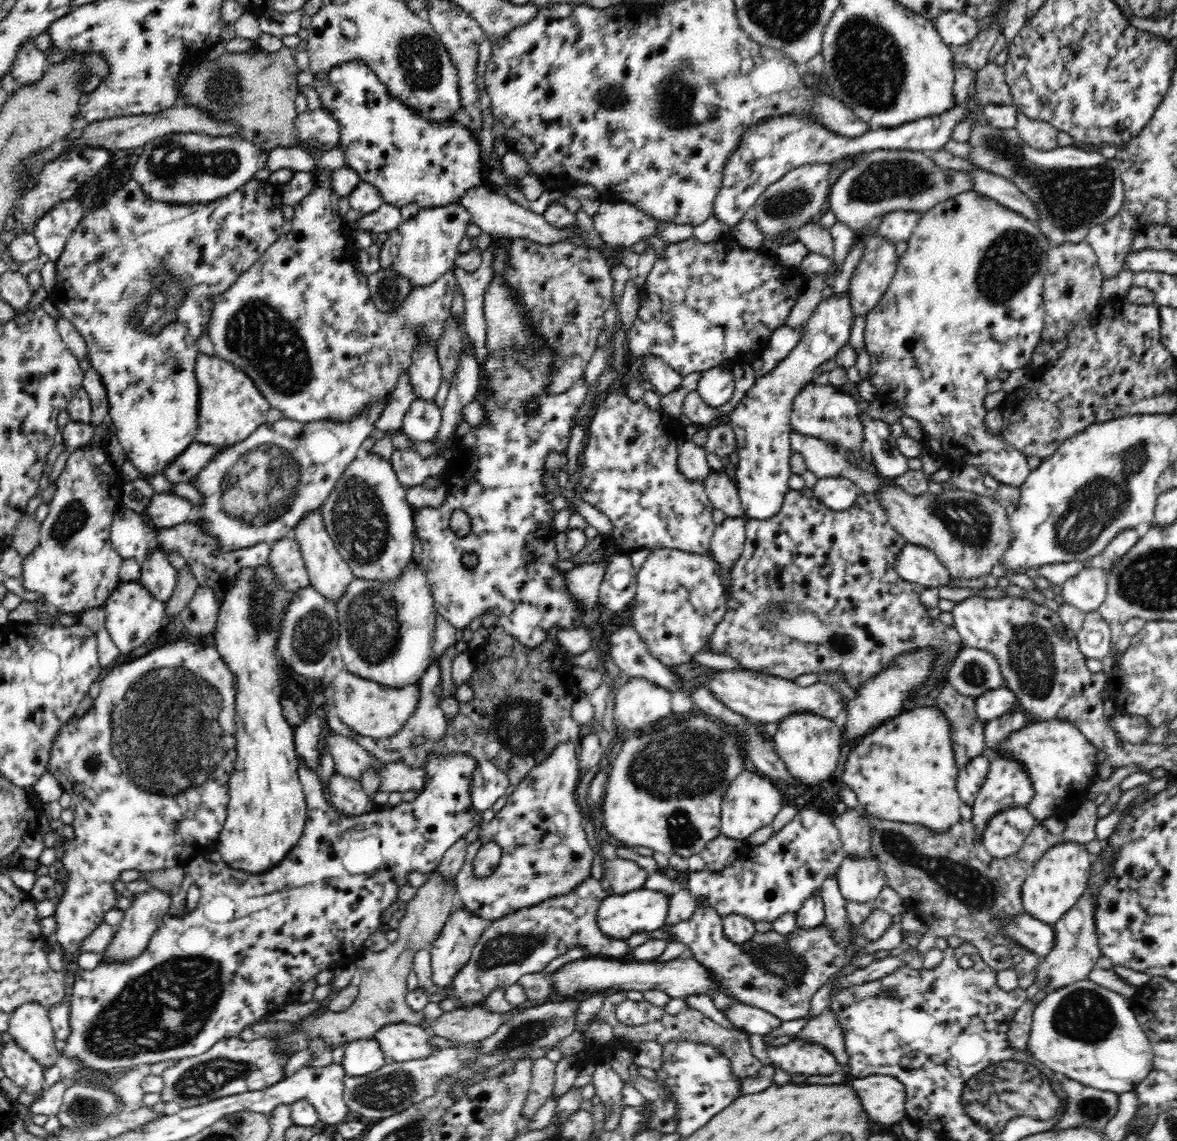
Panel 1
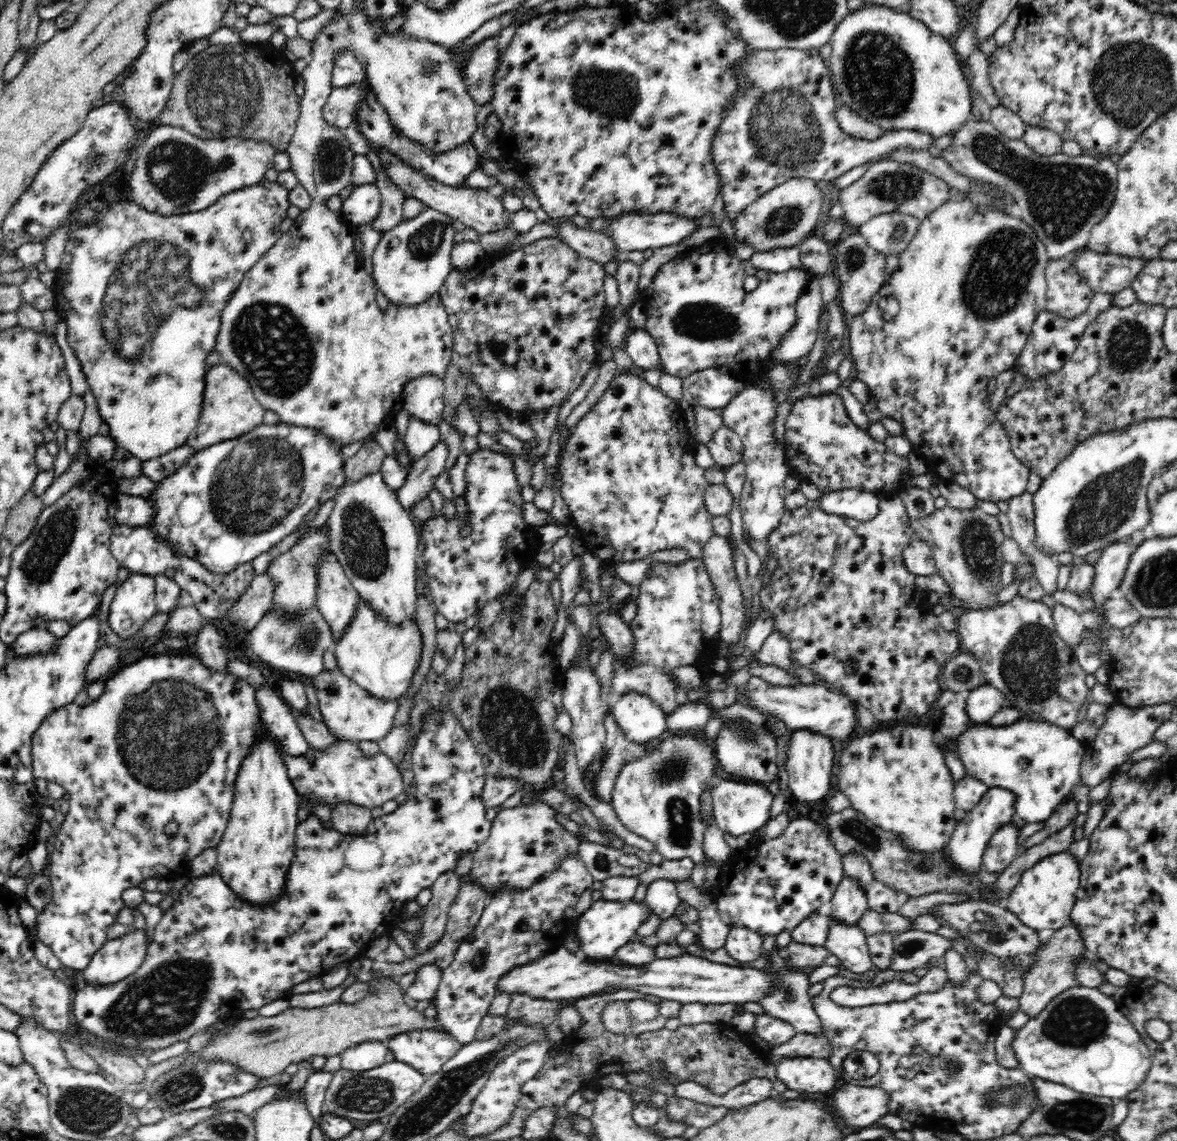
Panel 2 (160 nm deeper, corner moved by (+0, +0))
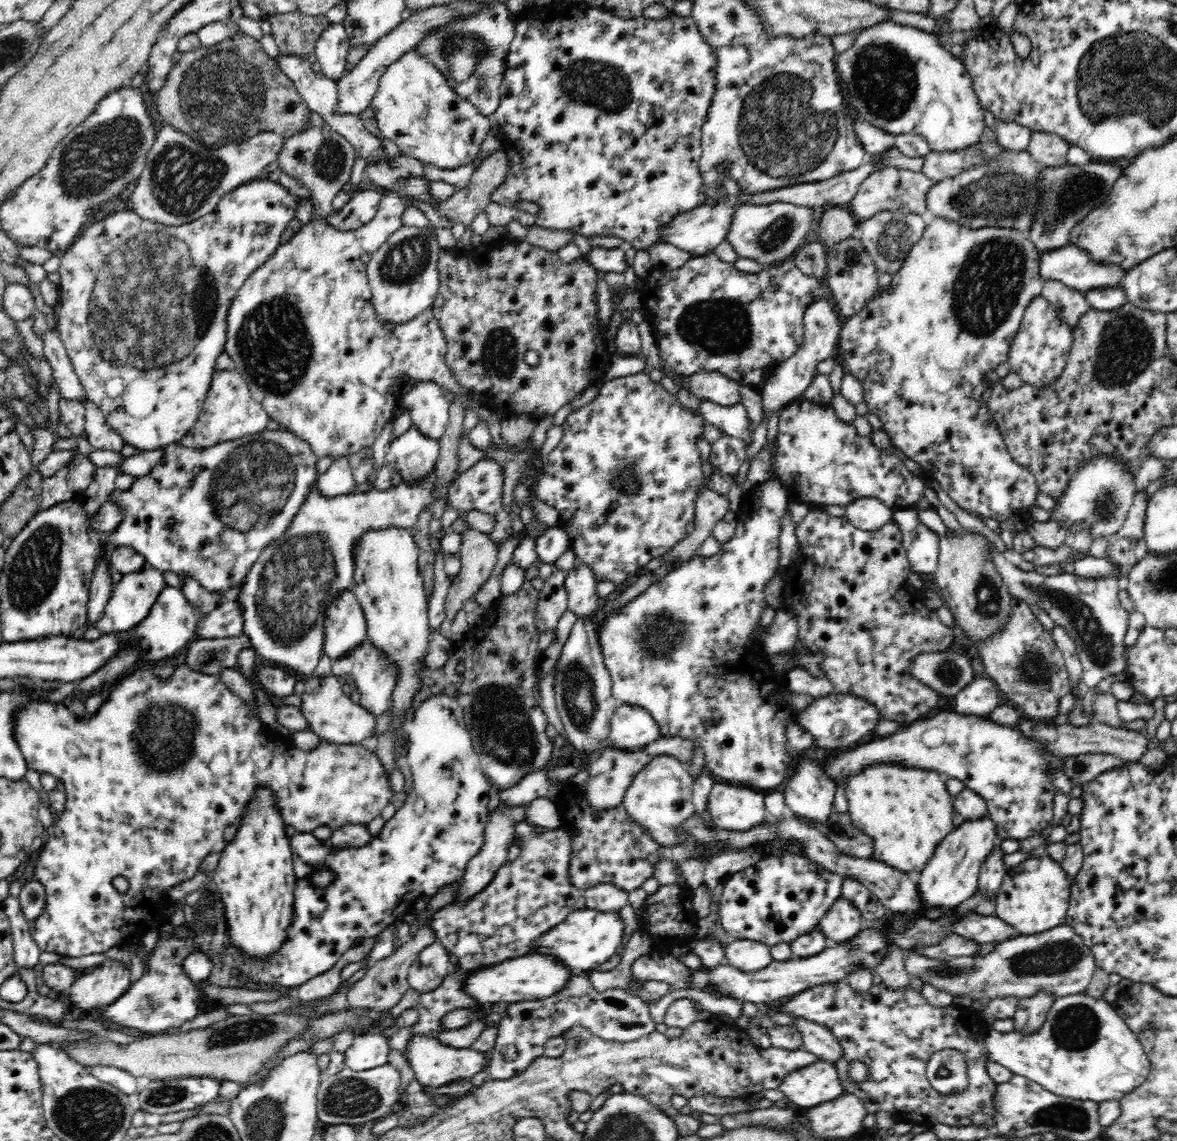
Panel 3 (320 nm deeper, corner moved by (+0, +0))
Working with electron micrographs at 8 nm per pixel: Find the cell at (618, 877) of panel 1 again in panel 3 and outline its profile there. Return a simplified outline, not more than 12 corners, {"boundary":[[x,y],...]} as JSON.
{"boundary":[[599,884],[582,891],[585,906],[614,912],[628,904],[628,893]]}

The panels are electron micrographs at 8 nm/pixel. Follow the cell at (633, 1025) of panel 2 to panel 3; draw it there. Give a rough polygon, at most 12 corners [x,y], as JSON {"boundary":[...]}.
{"boundary":[[589,971],[552,996],[511,1003],[487,1054],[517,1076],[550,1038],[582,1025],[625,1043],[655,1030],[647,1001],[597,991]]}

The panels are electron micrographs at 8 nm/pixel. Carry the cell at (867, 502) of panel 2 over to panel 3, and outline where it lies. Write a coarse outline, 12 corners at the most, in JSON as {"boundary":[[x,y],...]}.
{"boundary":[[876,498],[850,503],[848,522],[868,532],[892,521],[894,508]]}

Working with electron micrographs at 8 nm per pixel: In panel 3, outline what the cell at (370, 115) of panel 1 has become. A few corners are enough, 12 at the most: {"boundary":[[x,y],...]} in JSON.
{"boundary":[[330,23],[315,42],[322,74],[338,81],[350,39],[343,23]]}

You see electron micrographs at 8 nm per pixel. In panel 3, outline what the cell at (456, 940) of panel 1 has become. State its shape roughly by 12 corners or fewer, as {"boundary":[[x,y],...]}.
{"boundary":[[527,805],[489,812],[483,846],[468,861],[454,901],[482,892],[516,853]]}

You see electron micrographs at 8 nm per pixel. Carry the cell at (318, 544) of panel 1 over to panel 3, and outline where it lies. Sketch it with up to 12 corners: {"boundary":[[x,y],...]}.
{"boundary":[[353,592],[325,615],[323,654],[344,658],[368,640]]}

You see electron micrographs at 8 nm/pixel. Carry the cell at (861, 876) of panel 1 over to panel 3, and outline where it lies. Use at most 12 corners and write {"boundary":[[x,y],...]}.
{"boundary":[[840,897],[819,922],[830,943],[862,928],[860,911]]}

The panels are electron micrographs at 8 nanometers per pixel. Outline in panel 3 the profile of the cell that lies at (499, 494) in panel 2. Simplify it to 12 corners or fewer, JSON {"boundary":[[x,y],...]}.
{"boundary":[[482,460],[447,490],[461,512],[480,510],[497,523],[489,537],[514,534],[502,509],[502,478],[496,461]]}

